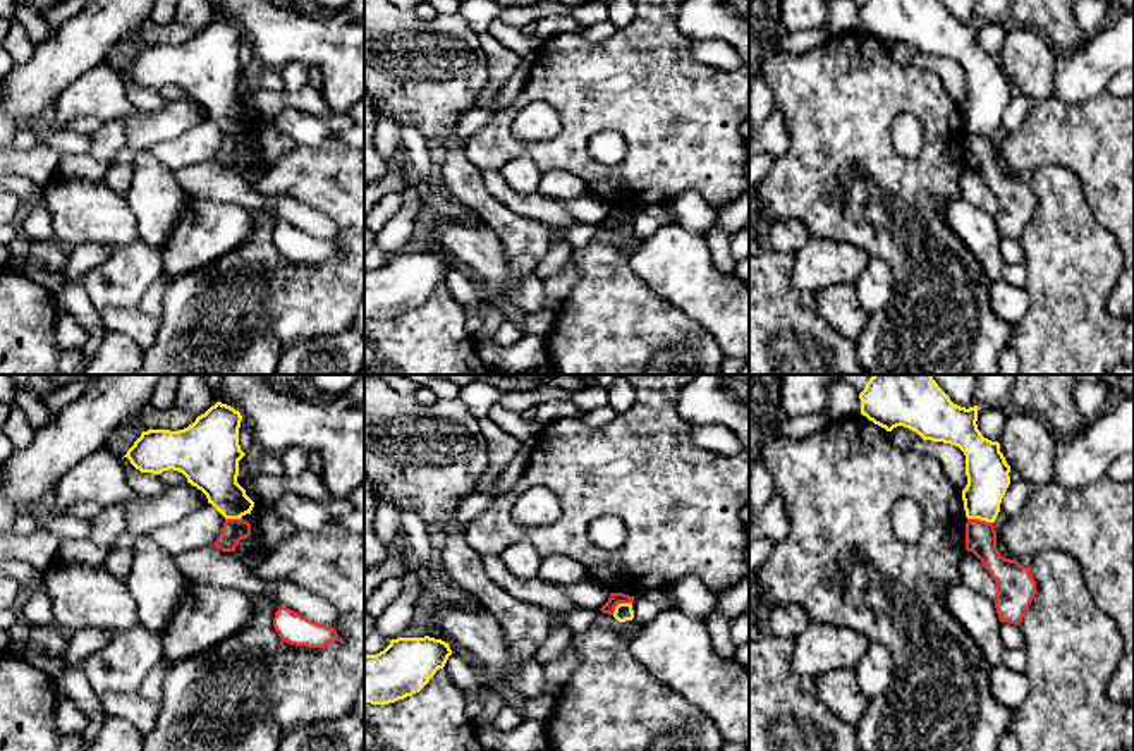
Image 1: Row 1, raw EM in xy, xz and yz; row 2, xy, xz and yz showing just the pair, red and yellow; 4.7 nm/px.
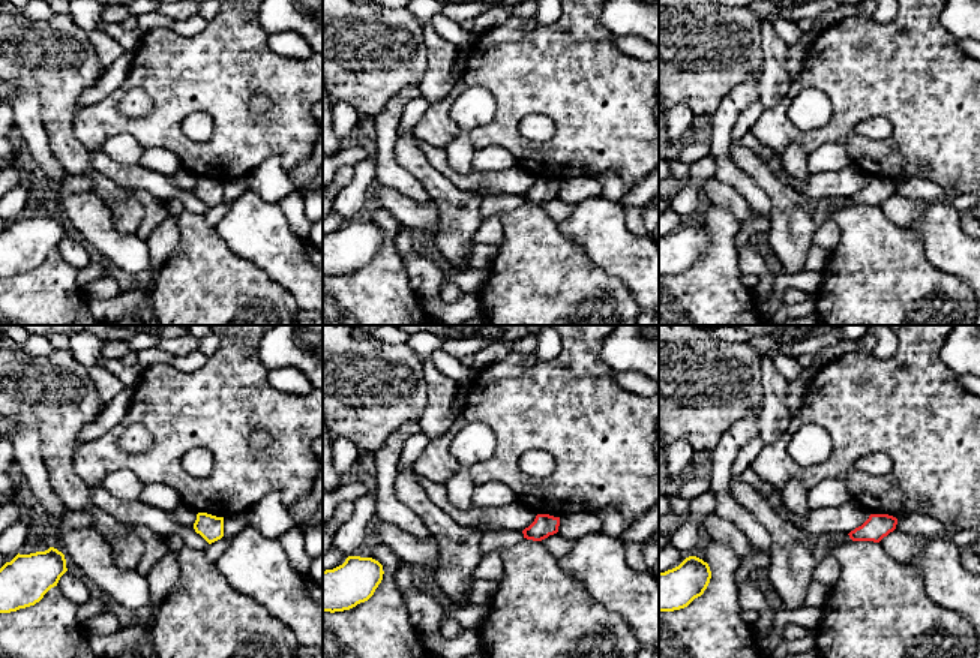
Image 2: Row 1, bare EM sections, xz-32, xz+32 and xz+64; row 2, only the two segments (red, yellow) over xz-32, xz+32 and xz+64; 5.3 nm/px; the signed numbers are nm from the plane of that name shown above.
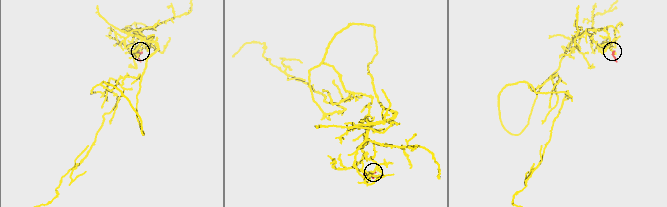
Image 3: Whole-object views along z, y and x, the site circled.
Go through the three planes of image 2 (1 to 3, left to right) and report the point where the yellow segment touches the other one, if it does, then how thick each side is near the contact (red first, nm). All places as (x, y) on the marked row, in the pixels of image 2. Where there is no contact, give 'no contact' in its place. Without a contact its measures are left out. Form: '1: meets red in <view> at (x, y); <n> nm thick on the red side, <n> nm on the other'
1: no contact
2: no contact
3: no contact

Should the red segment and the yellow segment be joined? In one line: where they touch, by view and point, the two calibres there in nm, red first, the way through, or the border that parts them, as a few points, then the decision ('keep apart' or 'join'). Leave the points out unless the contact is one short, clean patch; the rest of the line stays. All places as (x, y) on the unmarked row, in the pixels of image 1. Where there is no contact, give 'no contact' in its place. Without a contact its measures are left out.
meets red in yz at (978, 134); 140 nm thick on the red side, 200 nm on the other; keep apart

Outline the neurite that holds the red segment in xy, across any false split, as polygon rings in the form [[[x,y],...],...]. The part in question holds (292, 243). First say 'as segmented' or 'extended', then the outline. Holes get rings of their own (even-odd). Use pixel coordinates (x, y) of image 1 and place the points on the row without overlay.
as segmented; [[[287,222],[275,227],[273,242],[282,256],[296,261],[325,263],[338,256],[335,242],[313,237]]]

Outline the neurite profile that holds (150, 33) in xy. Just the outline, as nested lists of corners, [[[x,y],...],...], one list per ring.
[[[148,19],[141,24],[134,40],[137,40],[143,46],[148,45],[179,46],[192,40],[196,33],[198,31],[194,31],[192,27],[182,26],[179,22],[162,26]]]

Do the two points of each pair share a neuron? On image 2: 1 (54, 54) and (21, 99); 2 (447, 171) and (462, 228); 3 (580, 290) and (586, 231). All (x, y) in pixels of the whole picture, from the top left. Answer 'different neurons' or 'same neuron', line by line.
1: different neurons
2: different neurons
3: different neurons

